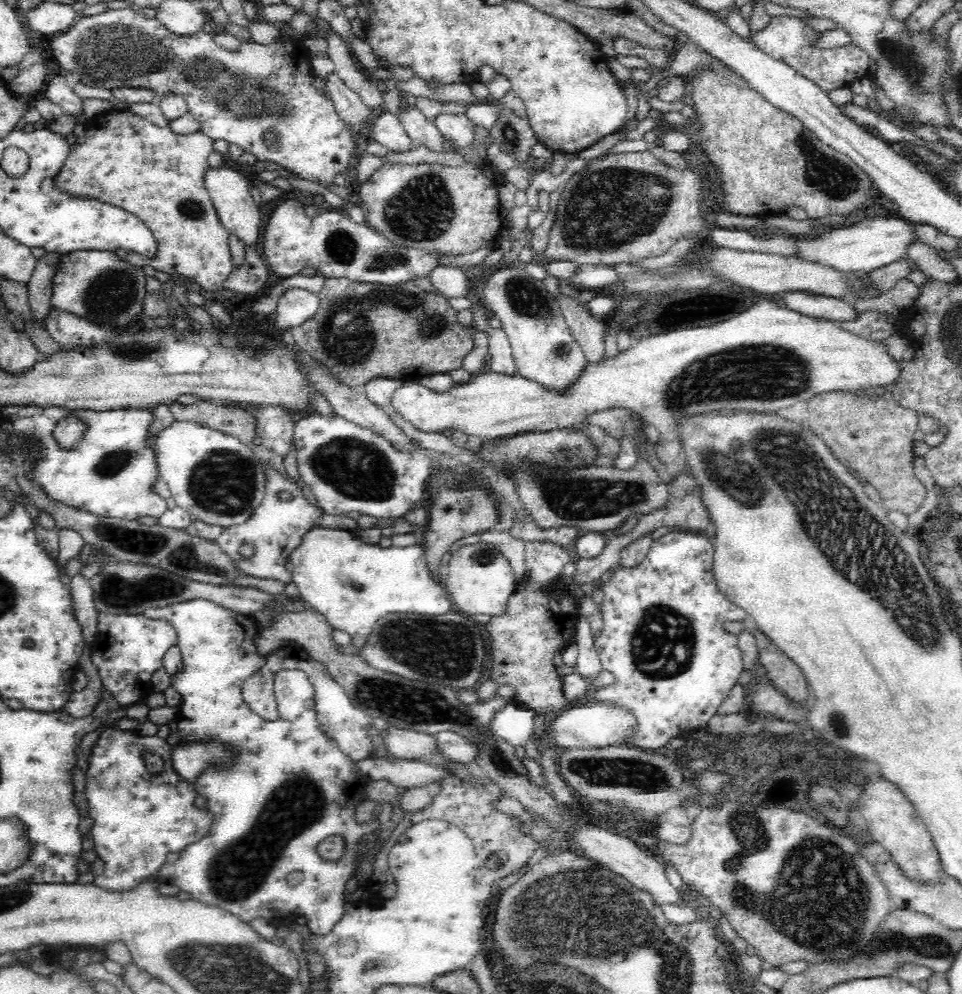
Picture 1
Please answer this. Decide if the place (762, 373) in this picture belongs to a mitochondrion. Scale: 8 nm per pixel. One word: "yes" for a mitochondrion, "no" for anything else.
yes

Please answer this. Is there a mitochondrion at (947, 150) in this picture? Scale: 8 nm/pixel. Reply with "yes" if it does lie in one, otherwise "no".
no

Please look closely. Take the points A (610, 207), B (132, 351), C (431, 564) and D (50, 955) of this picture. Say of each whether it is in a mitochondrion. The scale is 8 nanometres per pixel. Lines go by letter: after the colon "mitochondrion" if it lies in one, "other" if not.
A: mitochondrion
B: mitochondrion
C: other
D: other

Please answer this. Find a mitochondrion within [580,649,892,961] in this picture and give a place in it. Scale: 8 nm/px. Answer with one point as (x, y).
(834, 927)

